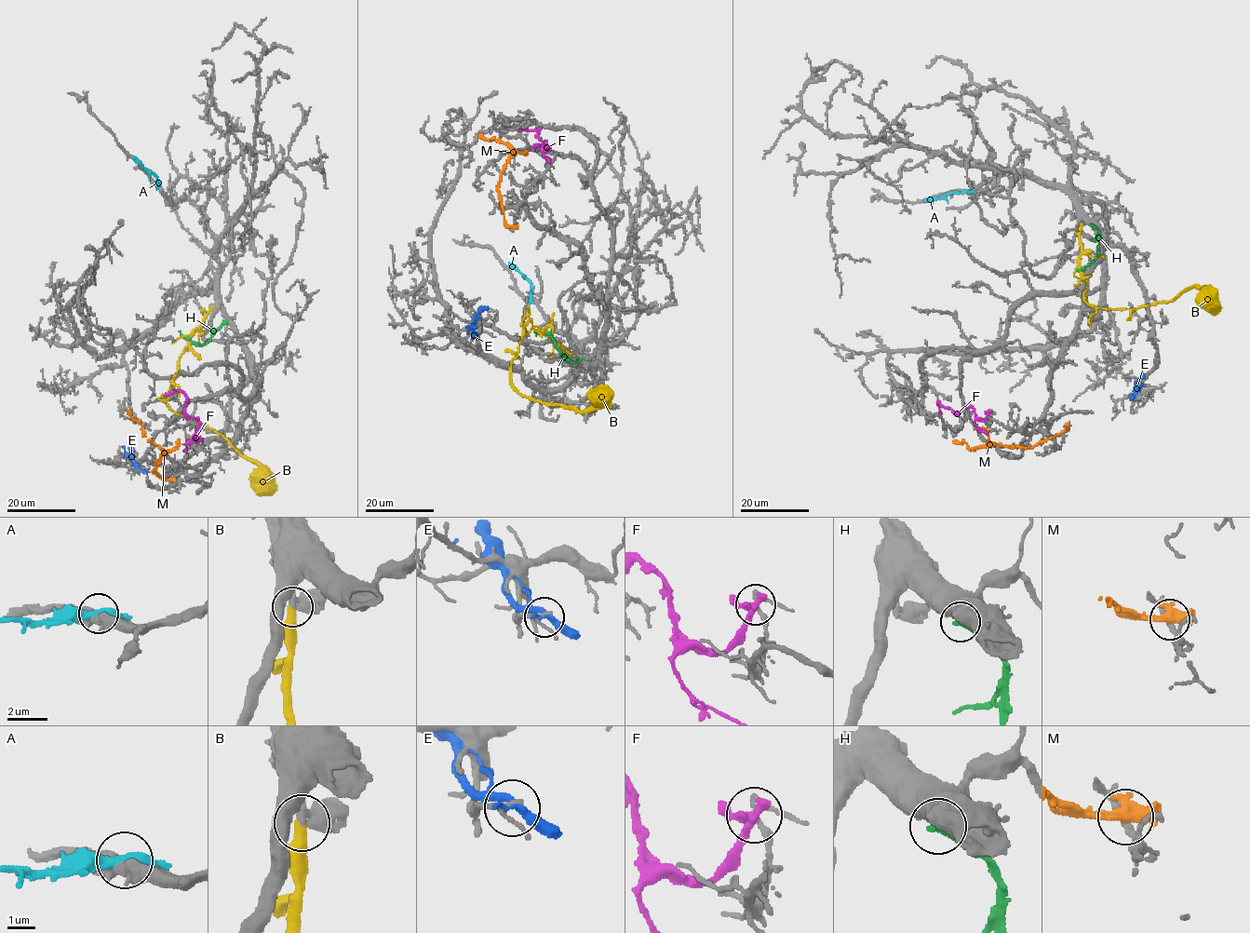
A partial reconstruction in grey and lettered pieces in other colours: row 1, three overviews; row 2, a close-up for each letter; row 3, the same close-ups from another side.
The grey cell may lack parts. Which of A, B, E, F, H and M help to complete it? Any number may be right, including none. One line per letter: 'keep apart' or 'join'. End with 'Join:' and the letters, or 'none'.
A: keep apart
B: join
E: keep apart
F: keep apart
H: keep apart
M: keep apart
Join: B

